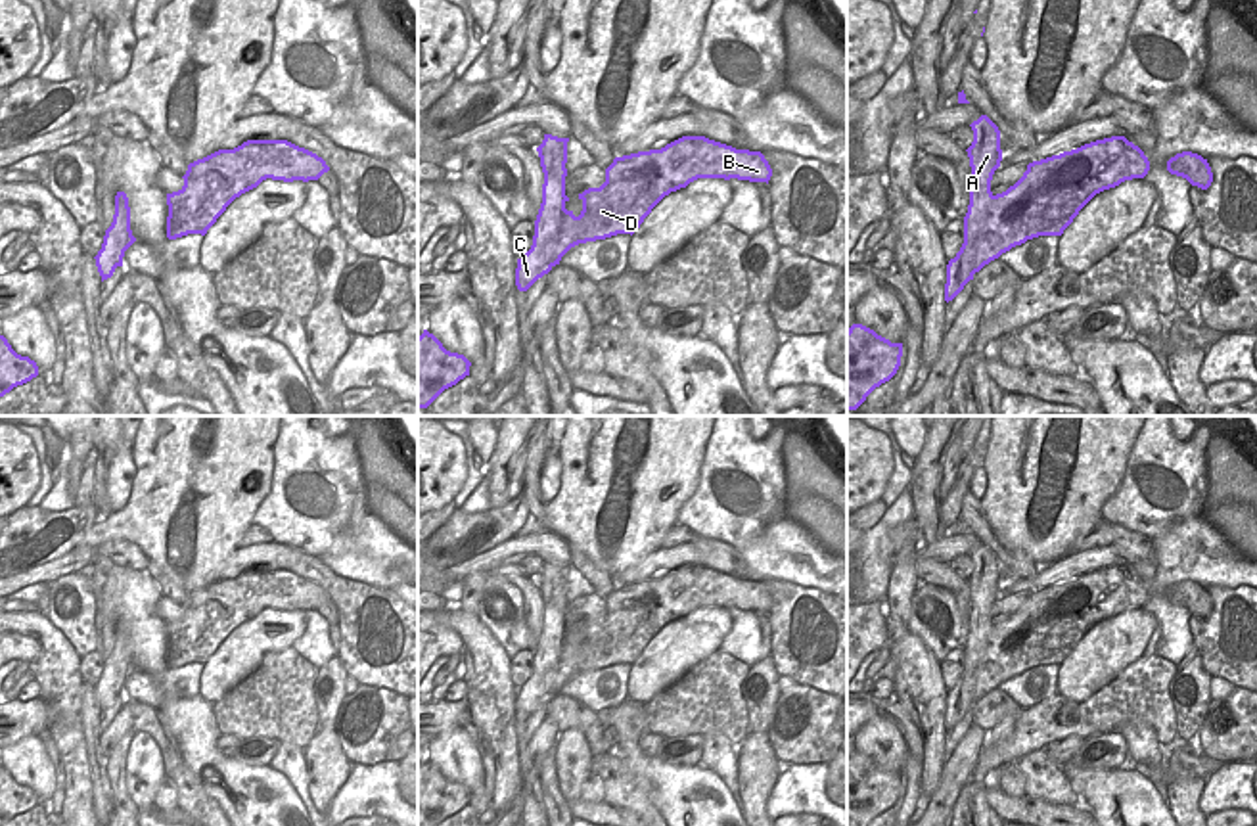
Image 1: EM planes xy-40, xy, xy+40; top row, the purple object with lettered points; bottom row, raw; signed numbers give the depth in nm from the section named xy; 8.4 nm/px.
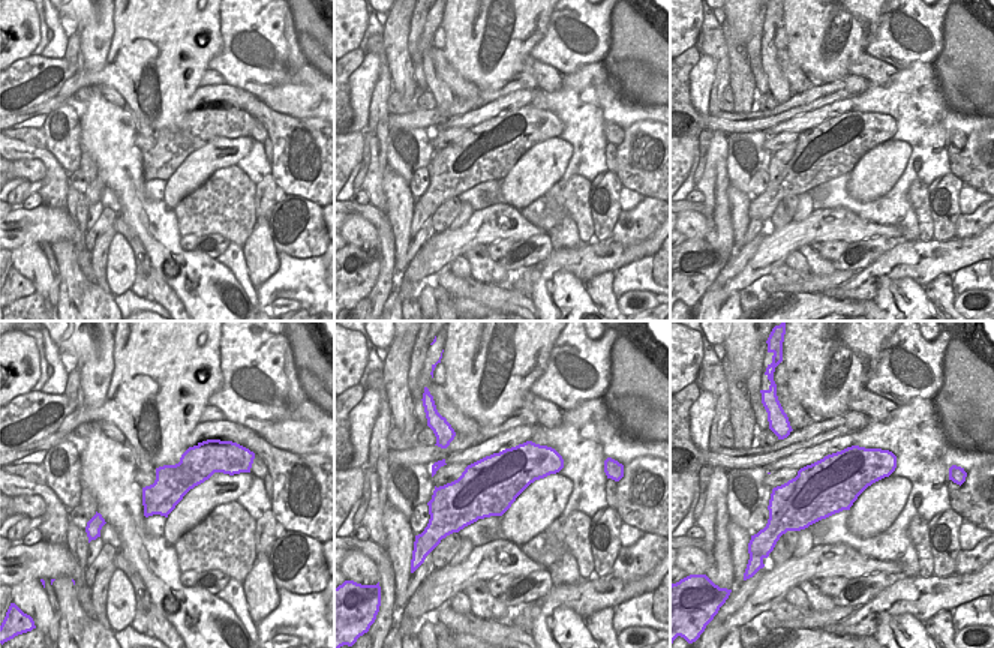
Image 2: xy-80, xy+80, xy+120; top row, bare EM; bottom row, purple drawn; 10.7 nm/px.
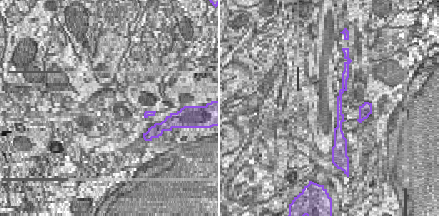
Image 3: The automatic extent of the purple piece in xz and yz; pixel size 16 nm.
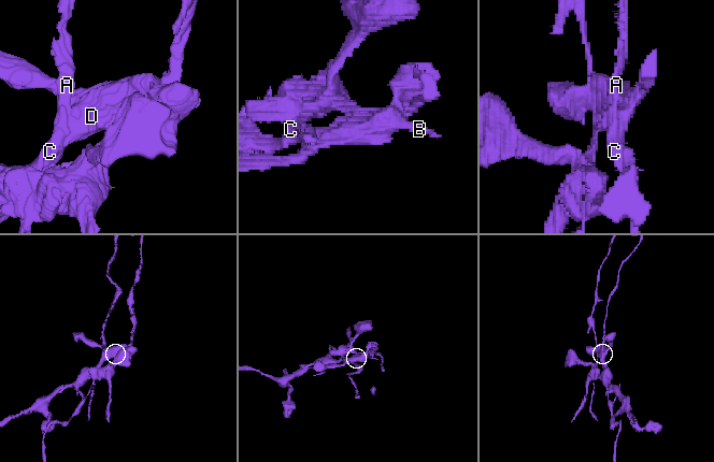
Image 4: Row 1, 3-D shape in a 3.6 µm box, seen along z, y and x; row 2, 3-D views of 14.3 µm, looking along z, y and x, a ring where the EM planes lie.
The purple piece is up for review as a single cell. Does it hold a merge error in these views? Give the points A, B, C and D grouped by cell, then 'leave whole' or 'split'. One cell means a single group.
groups A / B C D; split

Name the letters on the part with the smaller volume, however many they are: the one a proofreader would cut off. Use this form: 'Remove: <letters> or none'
Remove: A

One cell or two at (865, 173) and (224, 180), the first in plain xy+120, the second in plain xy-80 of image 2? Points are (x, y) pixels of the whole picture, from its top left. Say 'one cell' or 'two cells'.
two cells

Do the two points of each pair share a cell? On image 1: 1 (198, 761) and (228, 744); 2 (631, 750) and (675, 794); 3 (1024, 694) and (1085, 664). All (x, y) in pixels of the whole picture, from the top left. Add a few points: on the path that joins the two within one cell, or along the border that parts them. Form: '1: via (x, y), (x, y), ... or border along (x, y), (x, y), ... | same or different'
1: border along (219, 734), (217, 748), (227, 757) | different
2: via (642, 761), (663, 782) | same
3: border along (1060, 665), (1056, 690) | different

